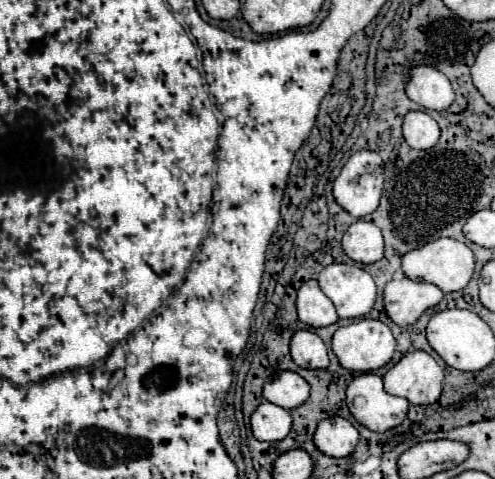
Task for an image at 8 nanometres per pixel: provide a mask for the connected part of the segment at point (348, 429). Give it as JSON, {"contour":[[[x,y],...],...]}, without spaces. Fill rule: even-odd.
{"contour":[[[341,416],[321,420],[317,426],[317,432],[315,432],[315,446],[323,454],[335,456],[335,458],[353,454],[357,442],[359,442],[357,428]]]}

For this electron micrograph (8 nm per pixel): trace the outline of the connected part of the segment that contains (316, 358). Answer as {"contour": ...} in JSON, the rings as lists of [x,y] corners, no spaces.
{"contour":[[[297,330],[291,338],[291,358],[301,368],[327,368],[329,356],[323,340],[311,330]]]}

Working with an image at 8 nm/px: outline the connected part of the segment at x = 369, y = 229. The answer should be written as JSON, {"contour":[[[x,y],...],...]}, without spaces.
{"contour":[[[357,220],[343,234],[345,254],[361,264],[371,264],[383,258],[383,236],[373,222]]]}

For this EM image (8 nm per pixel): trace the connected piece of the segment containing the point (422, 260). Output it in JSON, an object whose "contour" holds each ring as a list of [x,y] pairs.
{"contour":[[[441,238],[435,242],[429,242],[417,250],[411,250],[403,256],[403,272],[411,280],[425,280],[431,284],[437,284],[443,292],[455,292],[463,290],[475,270],[475,256],[471,248],[459,240],[453,238]]]}

